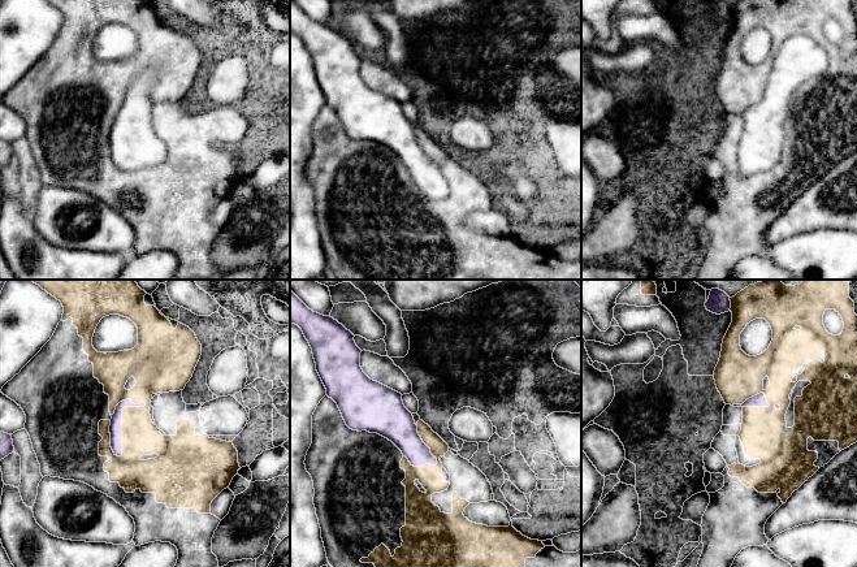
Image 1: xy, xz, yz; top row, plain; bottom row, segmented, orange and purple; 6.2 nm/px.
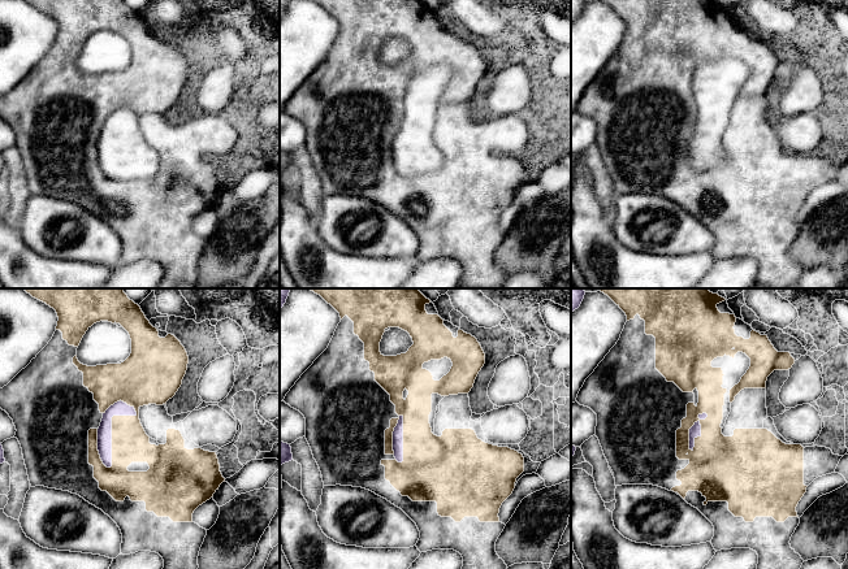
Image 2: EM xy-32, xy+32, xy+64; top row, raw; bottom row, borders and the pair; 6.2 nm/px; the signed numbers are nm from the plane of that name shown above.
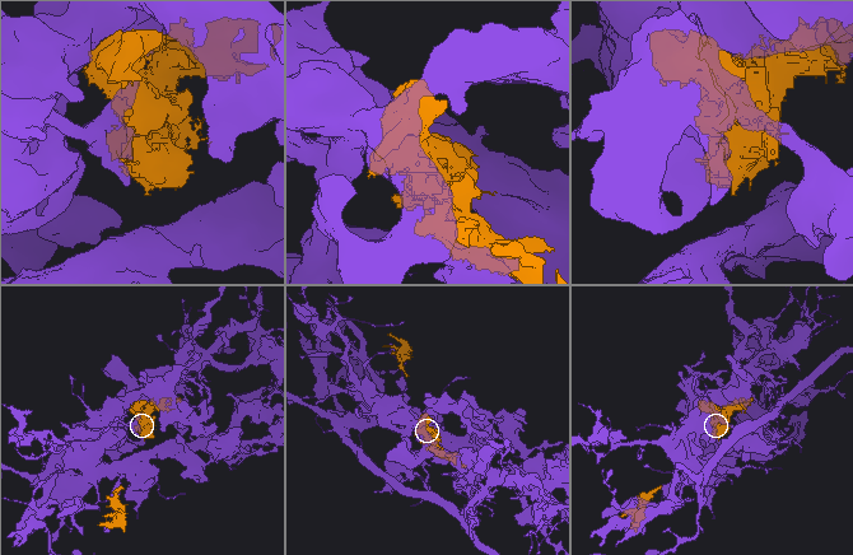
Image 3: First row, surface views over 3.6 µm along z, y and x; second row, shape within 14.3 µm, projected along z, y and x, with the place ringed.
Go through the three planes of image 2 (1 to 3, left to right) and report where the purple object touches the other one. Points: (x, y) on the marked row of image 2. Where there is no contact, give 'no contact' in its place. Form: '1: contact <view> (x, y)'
1: contact xy-32 (112, 422)
2: contact xy+32 (403, 439)
3: contact xy+64 (701, 431)

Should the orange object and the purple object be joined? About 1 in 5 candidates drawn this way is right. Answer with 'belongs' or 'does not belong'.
does not belong

